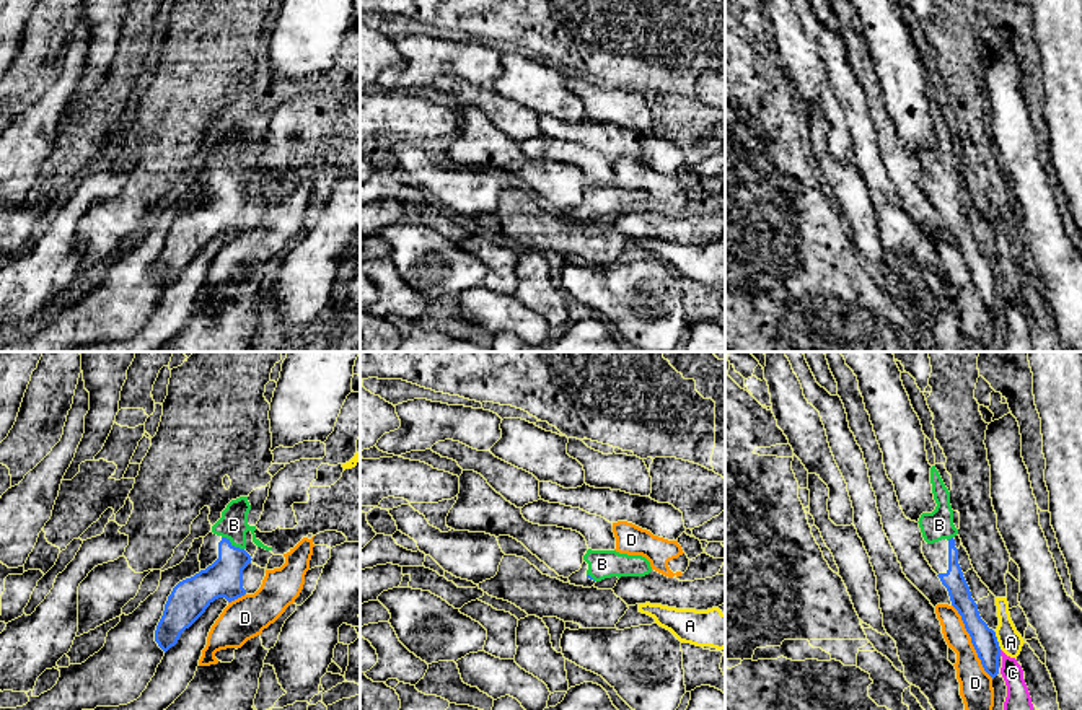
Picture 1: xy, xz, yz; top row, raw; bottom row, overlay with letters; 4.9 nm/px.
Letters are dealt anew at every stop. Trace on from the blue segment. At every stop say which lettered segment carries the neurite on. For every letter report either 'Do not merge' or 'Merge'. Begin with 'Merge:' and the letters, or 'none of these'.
Merge: B
A: Do not merge
B: Merge
C: Do not merge
D: Do not merge

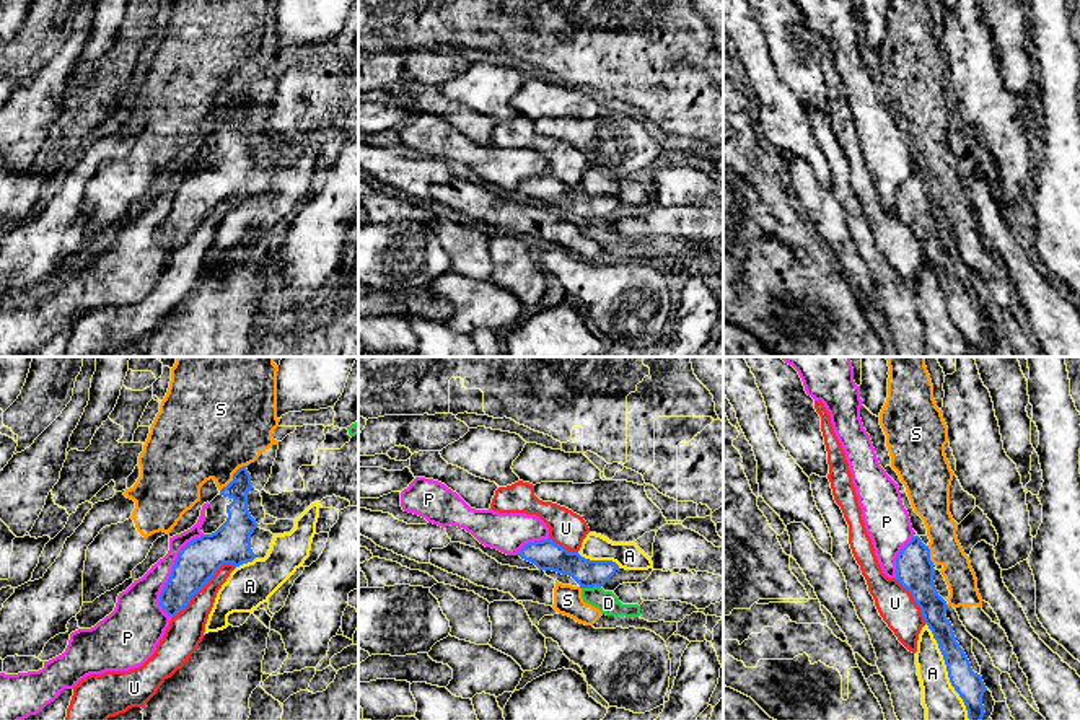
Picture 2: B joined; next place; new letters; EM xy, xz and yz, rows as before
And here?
Merge: none of these
A: Do not merge
D: Do not merge
P: Do not merge
S: Do not merge
U: Do not merge

